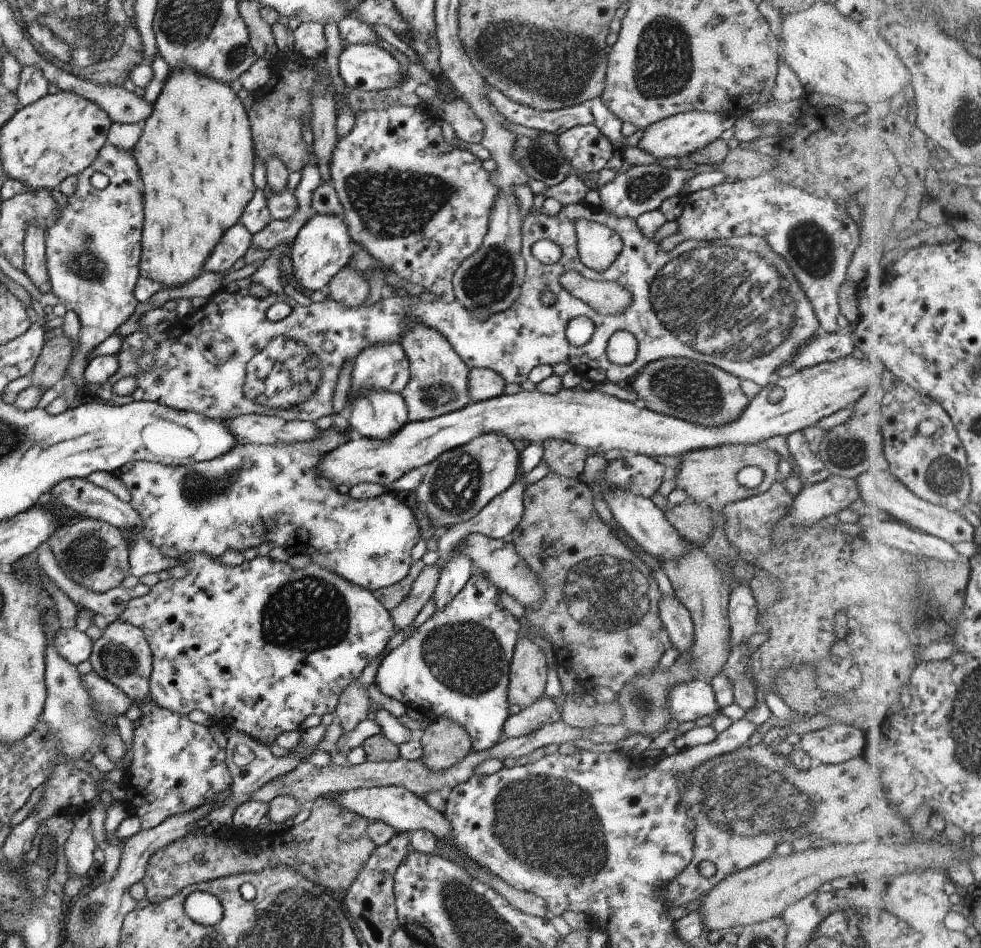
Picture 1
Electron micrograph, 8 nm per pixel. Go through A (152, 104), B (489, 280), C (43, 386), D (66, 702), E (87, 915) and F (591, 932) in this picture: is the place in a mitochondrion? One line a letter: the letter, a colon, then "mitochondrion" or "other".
A: other
B: mitochondrion
C: other
D: mitochondrion
E: mitochondrion
F: other

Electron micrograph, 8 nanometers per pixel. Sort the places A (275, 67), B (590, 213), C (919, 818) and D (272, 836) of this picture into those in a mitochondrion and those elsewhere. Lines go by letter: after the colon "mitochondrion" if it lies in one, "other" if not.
A: other
B: other
C: other
D: other

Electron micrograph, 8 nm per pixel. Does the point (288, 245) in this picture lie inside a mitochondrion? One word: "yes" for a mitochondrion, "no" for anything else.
no

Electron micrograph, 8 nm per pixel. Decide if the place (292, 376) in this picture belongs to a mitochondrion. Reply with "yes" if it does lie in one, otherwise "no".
yes

